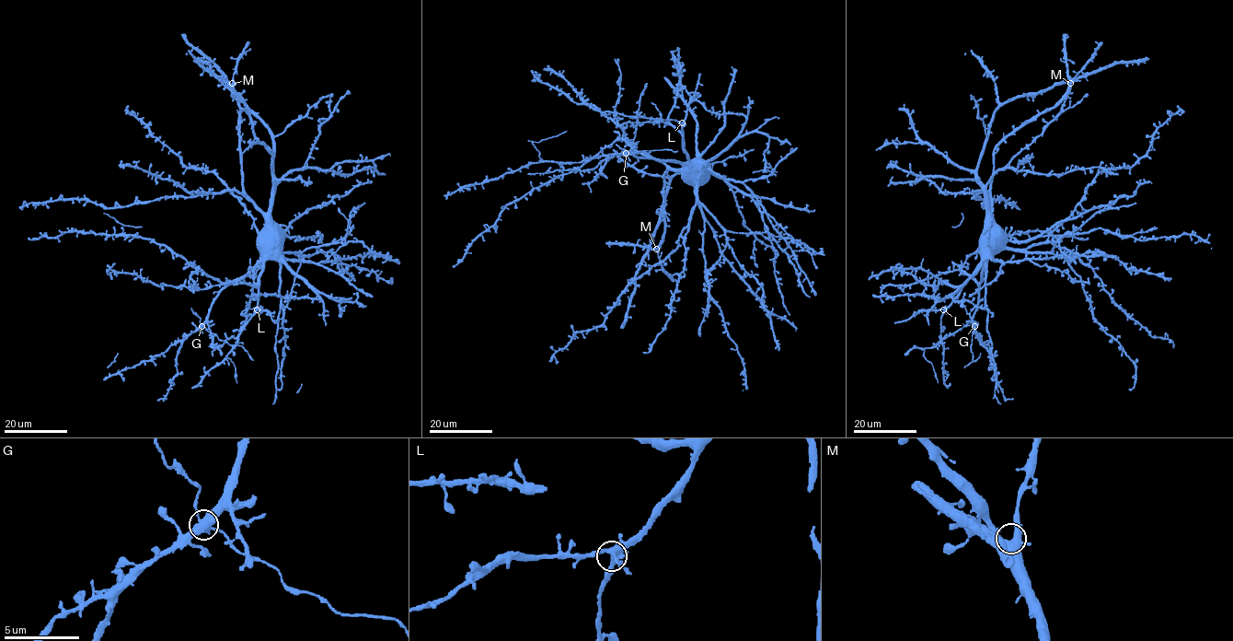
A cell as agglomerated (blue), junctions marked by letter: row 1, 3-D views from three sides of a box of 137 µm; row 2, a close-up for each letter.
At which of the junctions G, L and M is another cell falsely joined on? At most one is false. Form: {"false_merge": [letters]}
{"false_merge": []}

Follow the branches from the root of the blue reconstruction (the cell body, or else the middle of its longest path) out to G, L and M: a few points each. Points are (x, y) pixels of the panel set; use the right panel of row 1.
G: (1002, 236), (1004, 240), (985, 262), (979, 301), (973, 318), (974, 326)
L: (1002, 236), (1004, 242), (982, 262), (959, 295), (943, 309)
M: (1002, 236), (1002, 230), (991, 215), (993, 150), (1008, 135), (1050, 110), (1070, 83)

